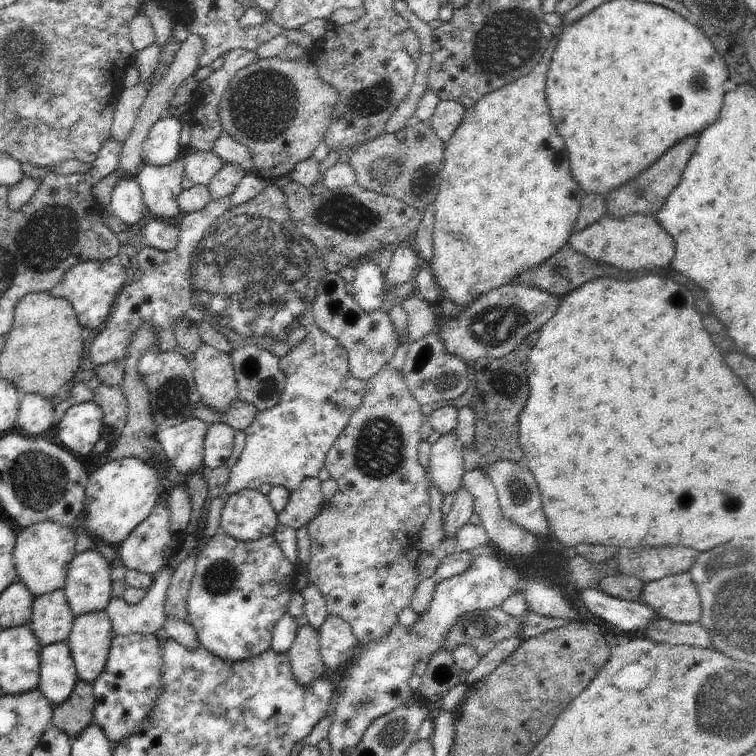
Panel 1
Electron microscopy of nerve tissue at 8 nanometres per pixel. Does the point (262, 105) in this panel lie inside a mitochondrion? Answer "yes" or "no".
yes

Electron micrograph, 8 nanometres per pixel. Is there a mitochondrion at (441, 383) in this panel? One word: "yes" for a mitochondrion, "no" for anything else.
yes

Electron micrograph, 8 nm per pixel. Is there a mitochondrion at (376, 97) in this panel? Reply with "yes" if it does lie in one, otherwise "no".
yes

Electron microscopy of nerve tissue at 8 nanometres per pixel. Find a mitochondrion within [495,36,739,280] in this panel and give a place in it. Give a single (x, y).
(697, 82)

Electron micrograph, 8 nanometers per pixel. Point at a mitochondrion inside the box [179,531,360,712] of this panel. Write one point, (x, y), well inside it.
(219, 578)

